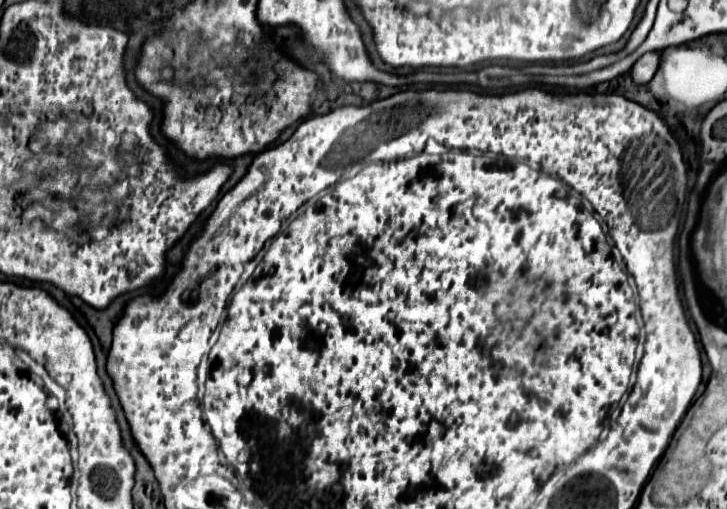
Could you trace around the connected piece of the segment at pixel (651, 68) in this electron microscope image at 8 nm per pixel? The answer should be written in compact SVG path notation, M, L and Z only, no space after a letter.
M648 52L644 54L634 66L632 66L632 78L638 84L646 84L652 80L660 66L660 52Z

